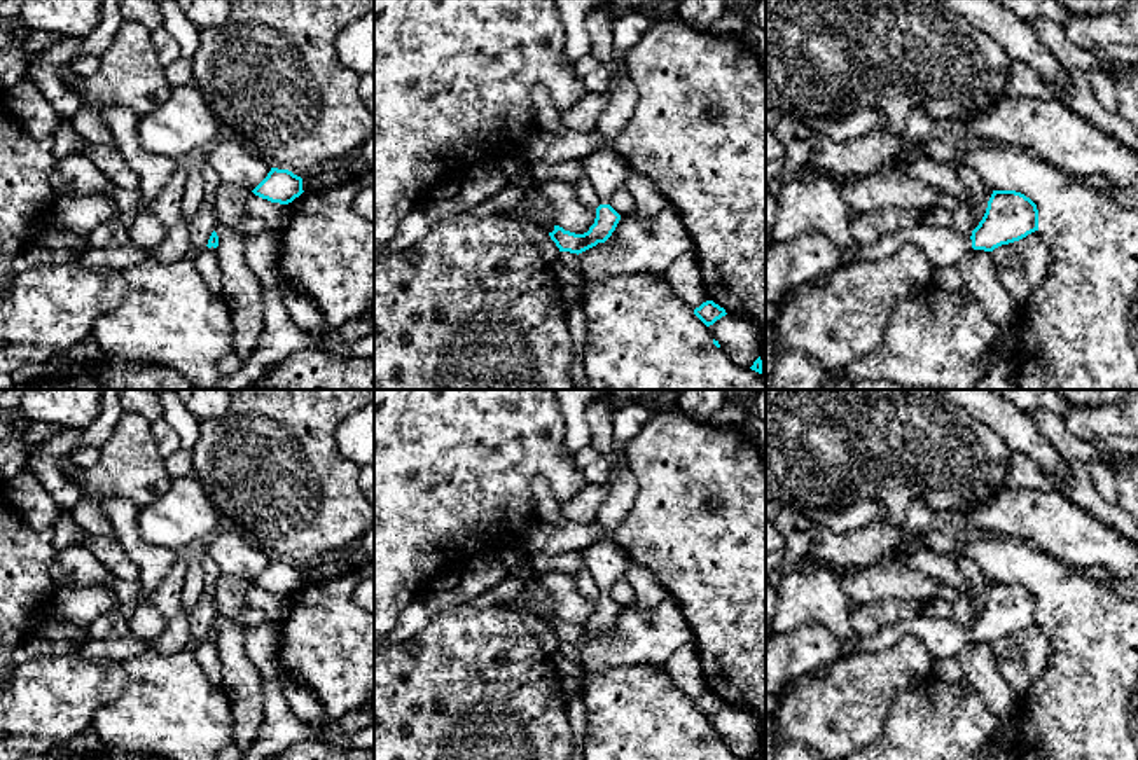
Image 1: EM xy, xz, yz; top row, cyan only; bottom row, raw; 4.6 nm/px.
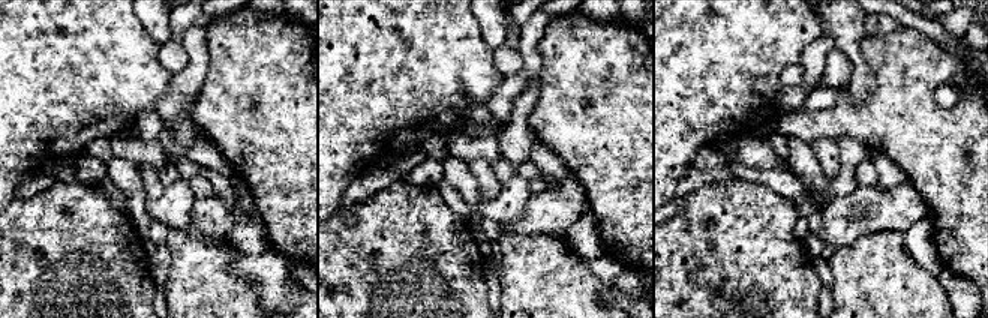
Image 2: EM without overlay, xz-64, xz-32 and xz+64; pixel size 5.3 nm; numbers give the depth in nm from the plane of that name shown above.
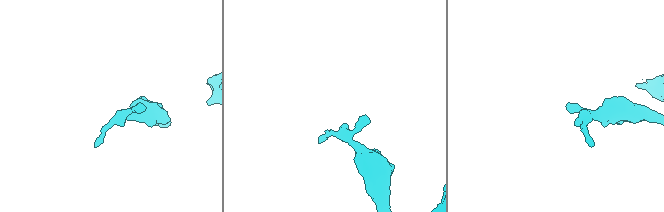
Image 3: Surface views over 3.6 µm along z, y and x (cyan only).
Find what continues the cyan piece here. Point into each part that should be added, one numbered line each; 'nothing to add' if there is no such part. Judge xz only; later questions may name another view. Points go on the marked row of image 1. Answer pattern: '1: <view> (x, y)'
1: xz (605, 170)

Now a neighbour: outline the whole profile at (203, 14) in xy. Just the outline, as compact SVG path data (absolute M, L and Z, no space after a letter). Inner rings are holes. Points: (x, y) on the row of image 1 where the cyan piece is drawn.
M177 0L177 3L198 30L224 24L231 16L227 0Z

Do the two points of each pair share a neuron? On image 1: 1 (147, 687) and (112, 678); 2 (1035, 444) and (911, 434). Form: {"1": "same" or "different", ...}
{"1": "different", "2": "different"}

